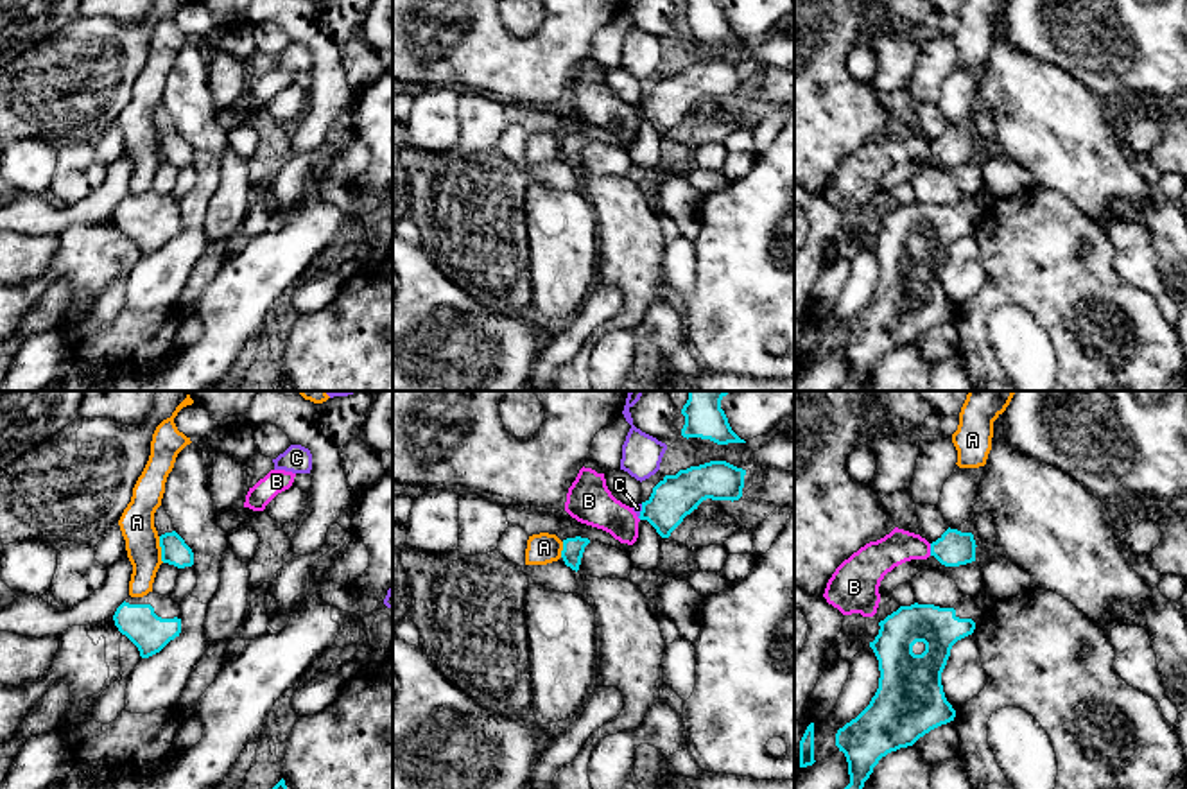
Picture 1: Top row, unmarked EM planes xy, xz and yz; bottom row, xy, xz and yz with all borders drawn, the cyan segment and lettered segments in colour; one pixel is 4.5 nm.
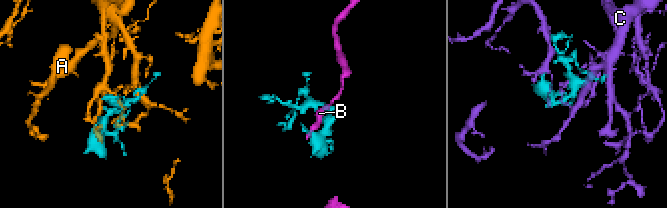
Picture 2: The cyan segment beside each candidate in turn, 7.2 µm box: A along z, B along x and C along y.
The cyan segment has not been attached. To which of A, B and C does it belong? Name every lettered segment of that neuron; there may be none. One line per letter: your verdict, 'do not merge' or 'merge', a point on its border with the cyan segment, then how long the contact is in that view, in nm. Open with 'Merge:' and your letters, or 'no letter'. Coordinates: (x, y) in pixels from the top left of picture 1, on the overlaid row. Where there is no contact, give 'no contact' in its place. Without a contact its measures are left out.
Merge: no letter
A: do not merge; contact xy (162, 549); length 120 nm
B: do not merge; contact yz (931, 549); length 60 nm
C: do not merge; contact xz (641, 511); length 70 nm

